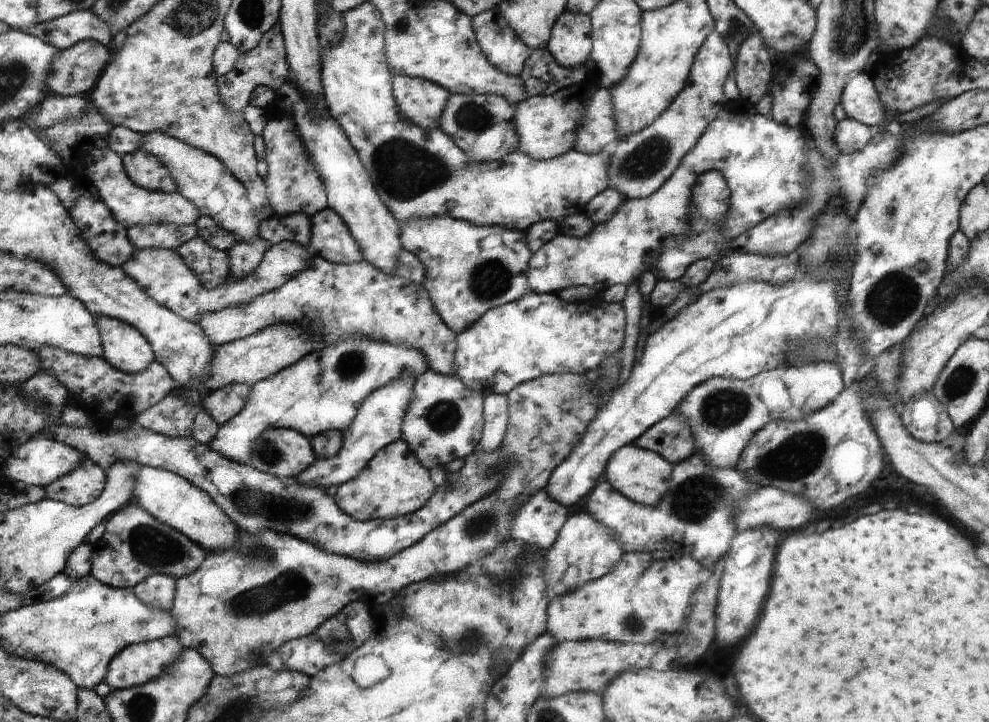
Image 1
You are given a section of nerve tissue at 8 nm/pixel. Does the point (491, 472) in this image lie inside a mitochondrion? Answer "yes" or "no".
yes

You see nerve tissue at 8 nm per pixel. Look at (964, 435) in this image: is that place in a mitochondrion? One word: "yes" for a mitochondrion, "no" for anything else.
no

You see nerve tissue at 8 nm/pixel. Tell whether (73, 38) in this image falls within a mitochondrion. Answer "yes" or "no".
no

